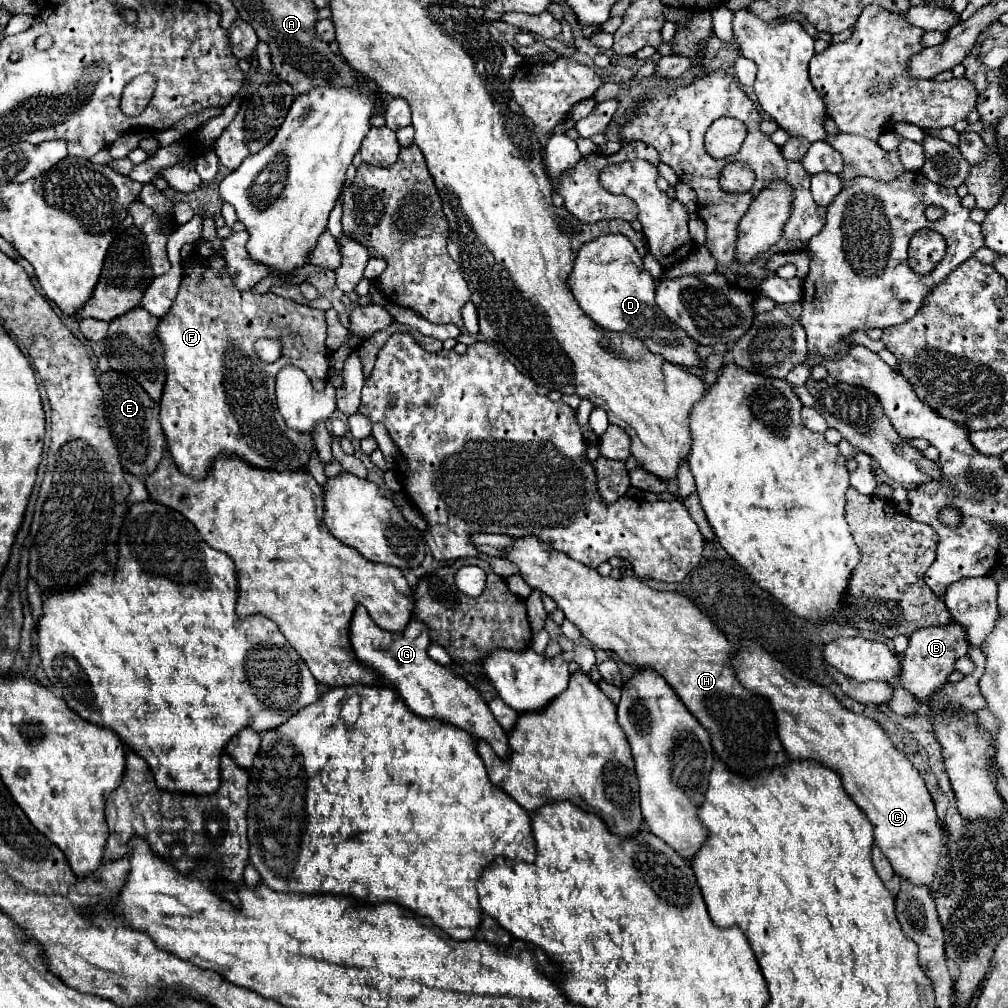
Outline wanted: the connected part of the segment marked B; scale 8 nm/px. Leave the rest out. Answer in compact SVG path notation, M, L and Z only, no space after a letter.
M950 622L944 628L924 628L914 632L908 638L908 648L904 652L904 670L902 670L902 686L908 688L914 698L928 700L934 690L946 684L948 674L954 672L954 662L966 656L968 646L964 640L964 632L956 622Z

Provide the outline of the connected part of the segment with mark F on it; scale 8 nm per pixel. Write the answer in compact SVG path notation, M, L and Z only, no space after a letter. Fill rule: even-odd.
M196 258L192 260L190 264L186 264L186 272L182 274L182 282L180 282L180 290L178 290L178 296L172 304L172 308L168 310L168 314L164 318L160 318L158 322L158 338L160 338L160 344L164 346L164 366L166 366L166 384L164 384L164 392L162 392L162 398L160 398L160 422L162 422L162 428L164 428L164 434L166 434L166 442L168 442L168 448L172 452L172 458L174 462L178 464L178 468L188 474L188 476L194 476L194 478L202 478L210 466L210 462L220 454L220 452L230 452L230 454L238 454L240 458L244 458L248 464L252 466L260 466L260 468L270 468L270 470L298 470L298 468L306 468L308 464L308 456L310 456L310 450L312 450L312 440L308 438L308 434L300 434L300 432L294 432L290 430L278 408L276 408L276 396L274 396L274 382L276 382L276 374L286 366L286 364L292 364L292 366L298 366L300 370L304 370L304 374L310 378L312 386L316 392L324 390L326 388L326 374L328 374L328 356L326 356L326 320L324 320L324 312L322 310L316 310L312 306L304 306L304 304L298 304L294 300L286 300L286 298L280 298L272 292L266 292L266 294L256 294L254 290L236 290L236 286L232 286L232 280L230 280L230 274L228 270L224 272L218 272L210 266L210 260L208 258ZM258 338L272 338L272 340L278 340L282 344L282 354L276 362L260 362L260 358L256 358L256 350L254 350L254 344Z

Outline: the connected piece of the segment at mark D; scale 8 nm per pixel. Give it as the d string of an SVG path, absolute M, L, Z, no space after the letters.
M604 234L592 242L586 242L574 260L574 268L568 274L568 286L578 300L580 308L602 328L626 332L646 344L650 352L664 356L666 360L682 366L704 366L704 360L696 356L698 344L672 324L654 302L656 284L644 270L642 258L634 244L624 234Z

